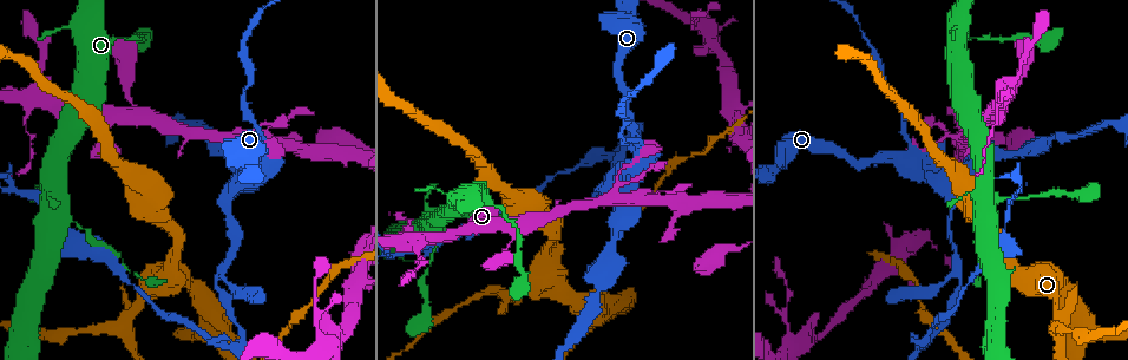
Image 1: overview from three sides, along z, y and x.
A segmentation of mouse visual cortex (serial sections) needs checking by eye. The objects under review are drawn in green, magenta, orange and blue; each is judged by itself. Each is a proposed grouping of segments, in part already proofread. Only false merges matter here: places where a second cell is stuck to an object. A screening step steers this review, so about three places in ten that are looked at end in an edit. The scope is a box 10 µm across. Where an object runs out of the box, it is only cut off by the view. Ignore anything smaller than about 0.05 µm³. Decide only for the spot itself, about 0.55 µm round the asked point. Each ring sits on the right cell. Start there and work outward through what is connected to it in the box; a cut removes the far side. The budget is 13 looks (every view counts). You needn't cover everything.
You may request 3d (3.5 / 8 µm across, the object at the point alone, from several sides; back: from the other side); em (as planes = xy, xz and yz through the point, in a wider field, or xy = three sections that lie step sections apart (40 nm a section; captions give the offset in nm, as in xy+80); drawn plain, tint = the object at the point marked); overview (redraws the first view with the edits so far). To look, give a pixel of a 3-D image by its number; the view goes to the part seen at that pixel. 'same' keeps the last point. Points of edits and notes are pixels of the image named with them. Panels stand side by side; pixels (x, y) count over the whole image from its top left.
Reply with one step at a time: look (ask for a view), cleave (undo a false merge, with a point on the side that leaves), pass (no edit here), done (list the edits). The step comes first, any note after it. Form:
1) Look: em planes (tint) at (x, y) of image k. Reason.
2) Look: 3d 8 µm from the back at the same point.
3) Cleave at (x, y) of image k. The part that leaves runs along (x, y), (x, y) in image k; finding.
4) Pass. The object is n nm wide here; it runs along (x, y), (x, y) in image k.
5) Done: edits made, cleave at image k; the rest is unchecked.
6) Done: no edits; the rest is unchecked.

Look: 3d 3.5 µm at (460, 231) of image 1. Sharp bend.

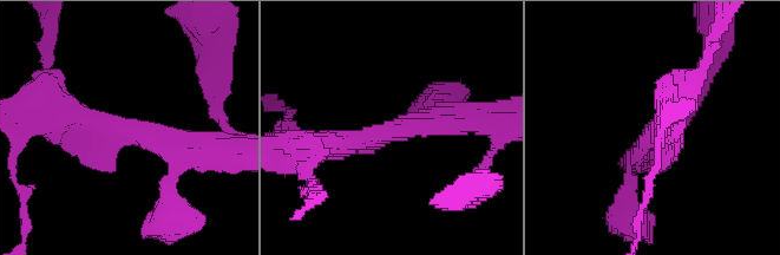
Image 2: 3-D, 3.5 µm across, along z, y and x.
Pass. It runs along (181, 163), (152, 137), (51, 119) in image 2; all the same cell.

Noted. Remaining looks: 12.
Look: 3d 3.5 µm at (128, 322) of image 1.

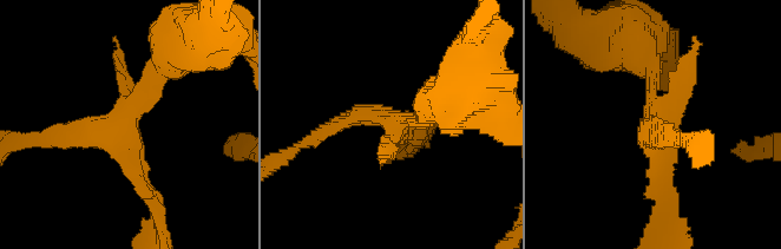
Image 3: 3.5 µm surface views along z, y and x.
Look: em xy step 3 (tint) at (649, 125) of image 3. Need the tissue.

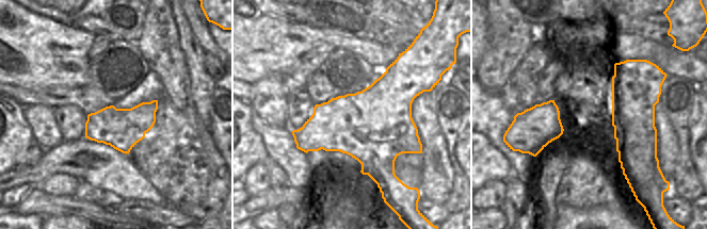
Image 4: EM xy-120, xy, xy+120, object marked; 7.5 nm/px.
Cleave at (665, 205) of image 3. A border runs along (397, 179), (387, 177), (376, 183) in image 4; two cells meet here.

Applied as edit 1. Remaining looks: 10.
Look: 3d 3.5 µm at (996, 273) of image 1. Arms part here.

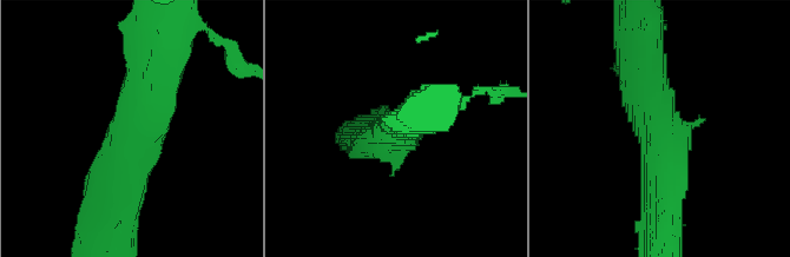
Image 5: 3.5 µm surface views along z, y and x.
Look: em xy step 3 (tint) at (138, 128) of image 5. Now the EM.

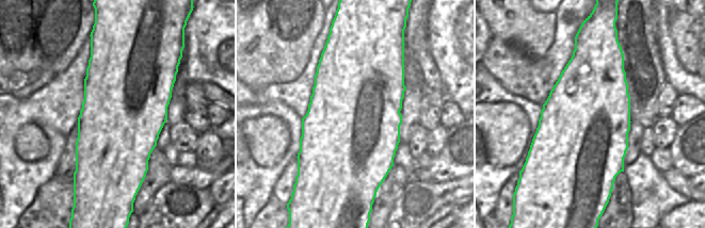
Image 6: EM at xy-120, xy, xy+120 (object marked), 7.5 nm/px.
Pass. It runs along (159, 60), (116, 205) in image 5; one cell here.

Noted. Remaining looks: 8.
Done: edits made, cleave at image 3; the rest is unchecked.

